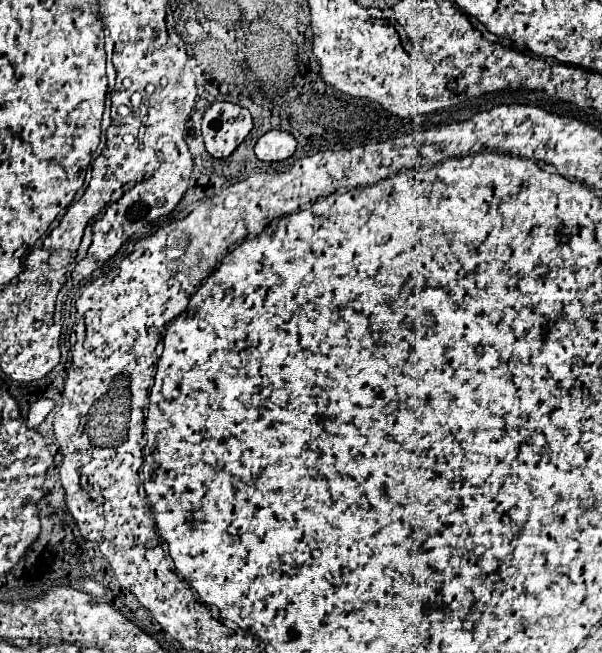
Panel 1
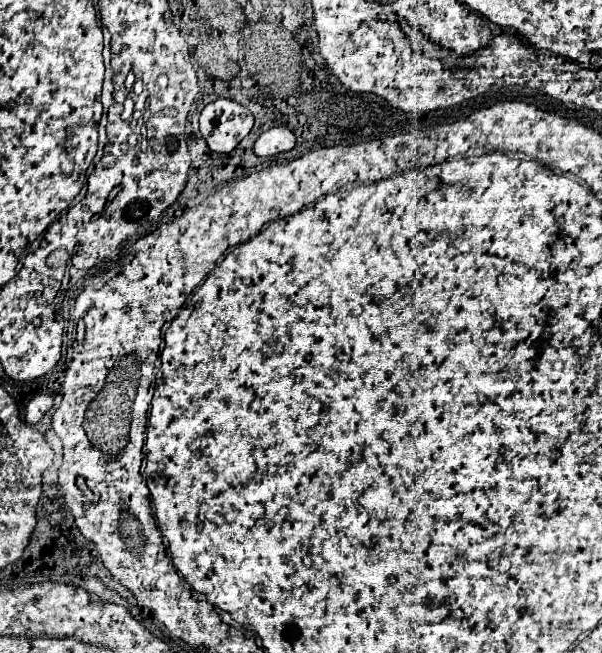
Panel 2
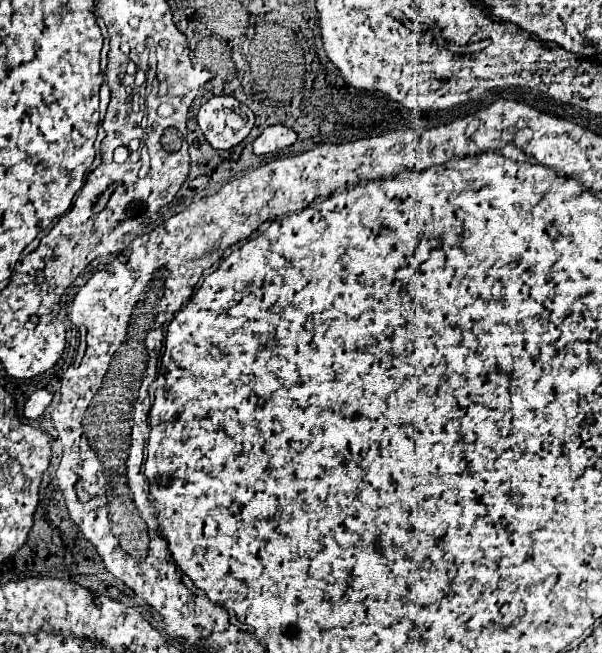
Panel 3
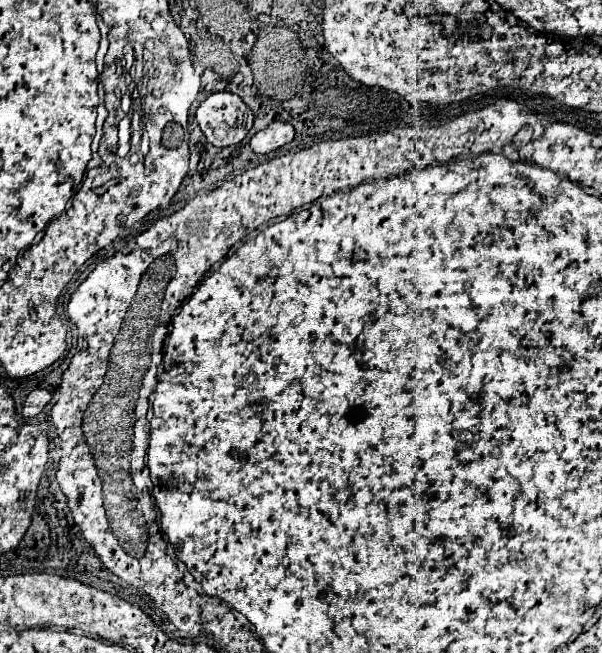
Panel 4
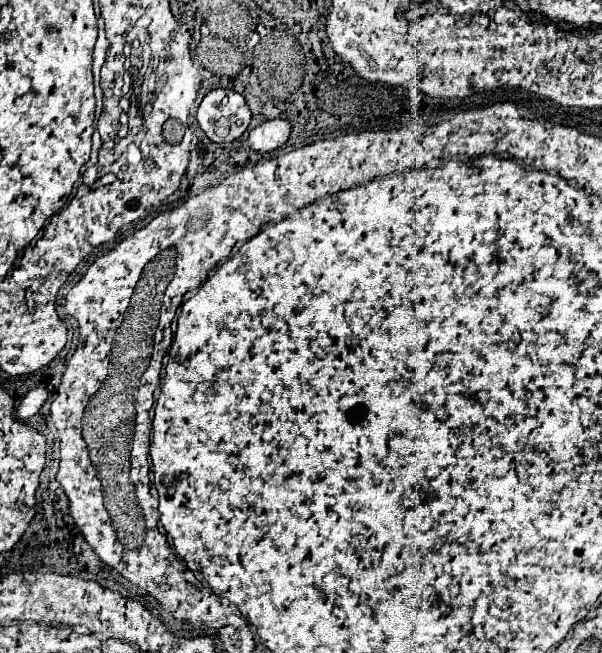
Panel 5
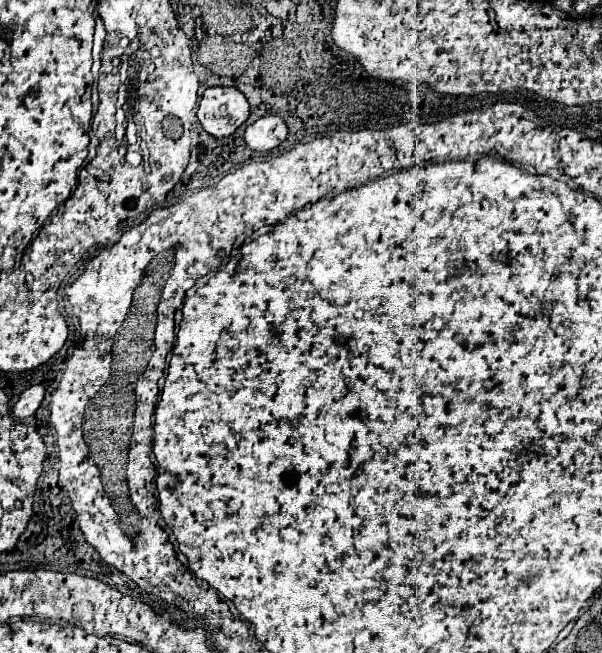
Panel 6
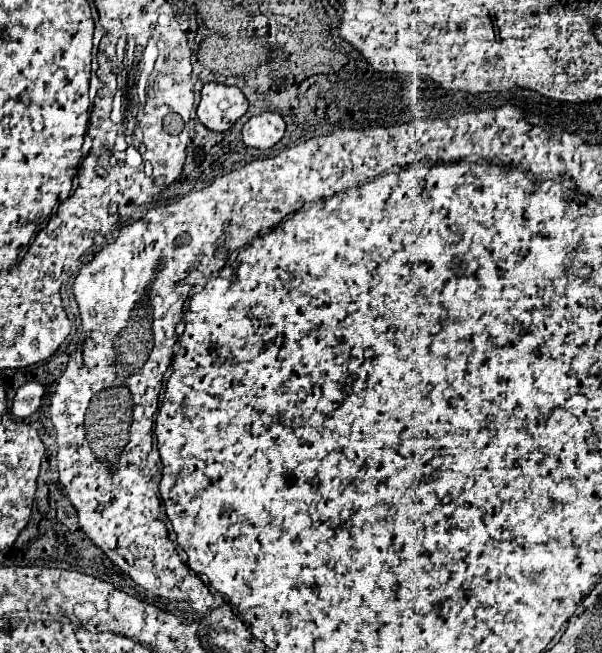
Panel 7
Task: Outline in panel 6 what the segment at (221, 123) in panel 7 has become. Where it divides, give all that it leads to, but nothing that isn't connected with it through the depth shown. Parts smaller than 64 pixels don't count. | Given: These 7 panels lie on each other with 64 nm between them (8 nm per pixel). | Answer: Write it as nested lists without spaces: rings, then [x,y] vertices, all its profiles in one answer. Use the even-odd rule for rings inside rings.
[[[208,88],[198,106],[198,120],[214,138],[234,134],[248,120],[248,116],[248,100],[238,88]]]

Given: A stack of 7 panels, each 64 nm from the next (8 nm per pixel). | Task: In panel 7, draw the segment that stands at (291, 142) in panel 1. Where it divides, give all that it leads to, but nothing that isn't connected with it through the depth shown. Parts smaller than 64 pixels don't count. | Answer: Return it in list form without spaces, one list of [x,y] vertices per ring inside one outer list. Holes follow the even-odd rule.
[[[264,112],[250,118],[242,128],[242,140],[250,148],[272,148],[284,136],[286,124],[280,114]]]

